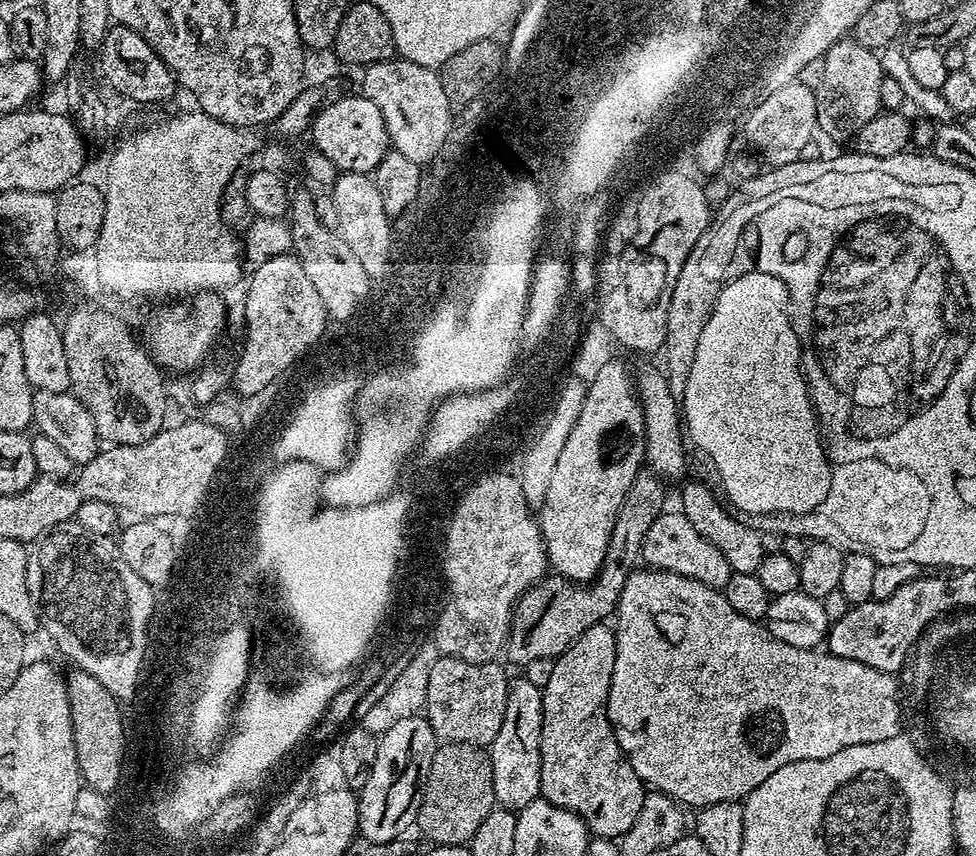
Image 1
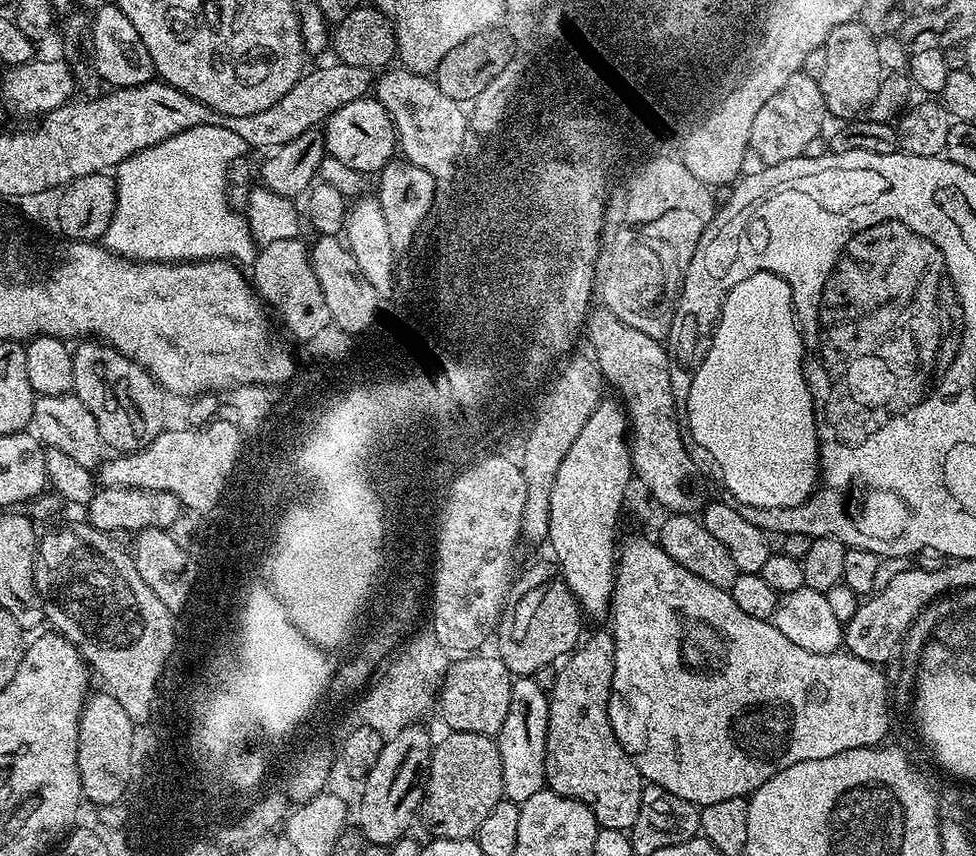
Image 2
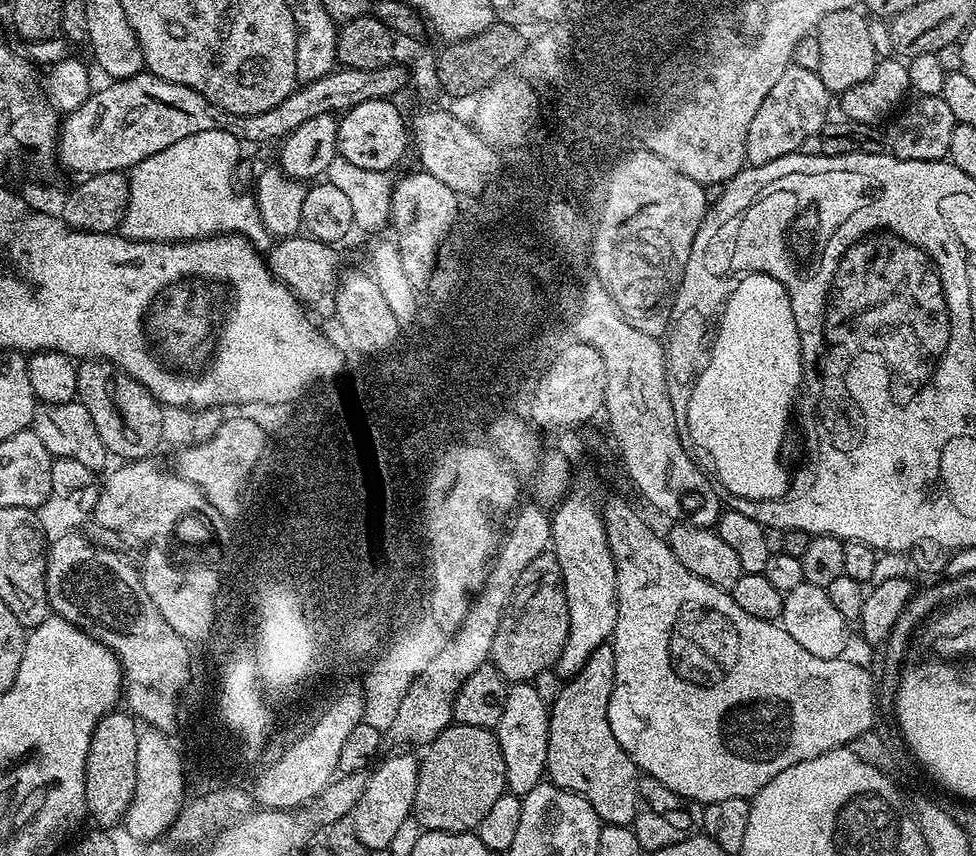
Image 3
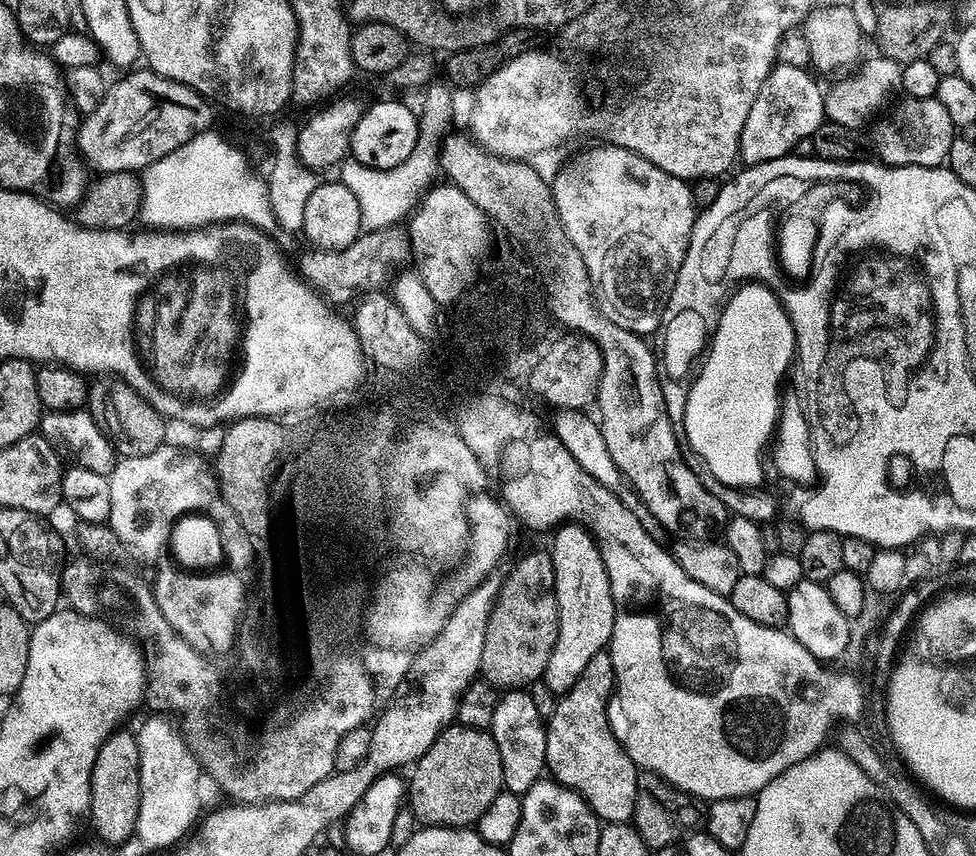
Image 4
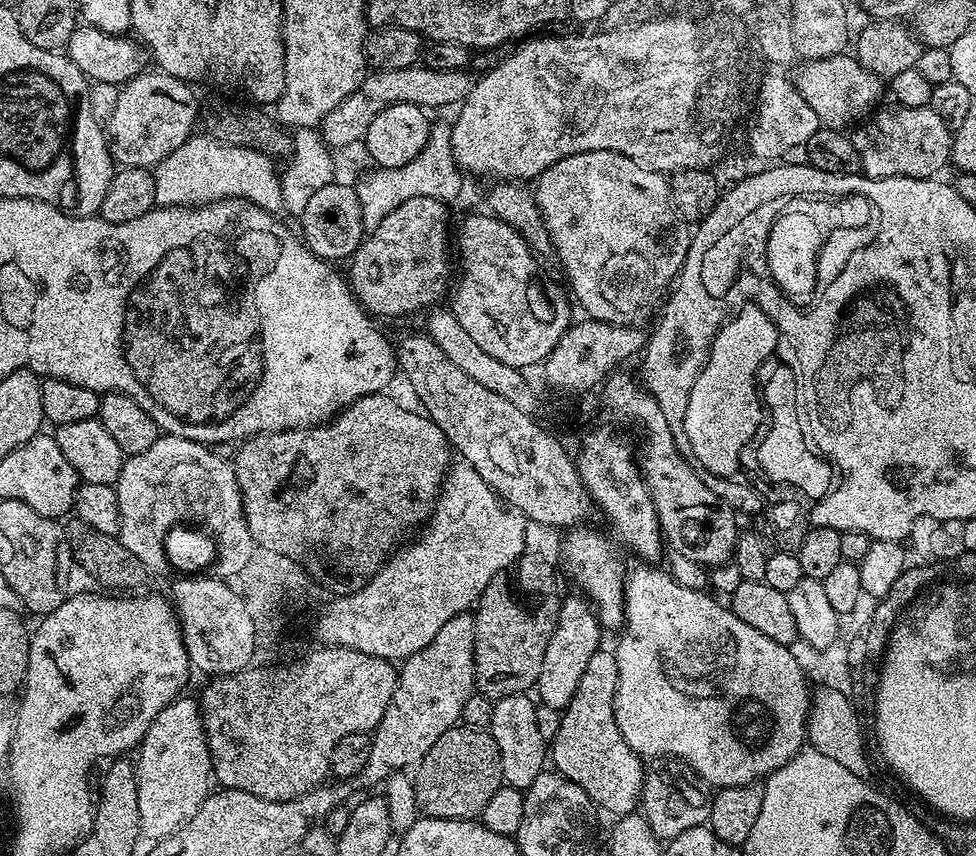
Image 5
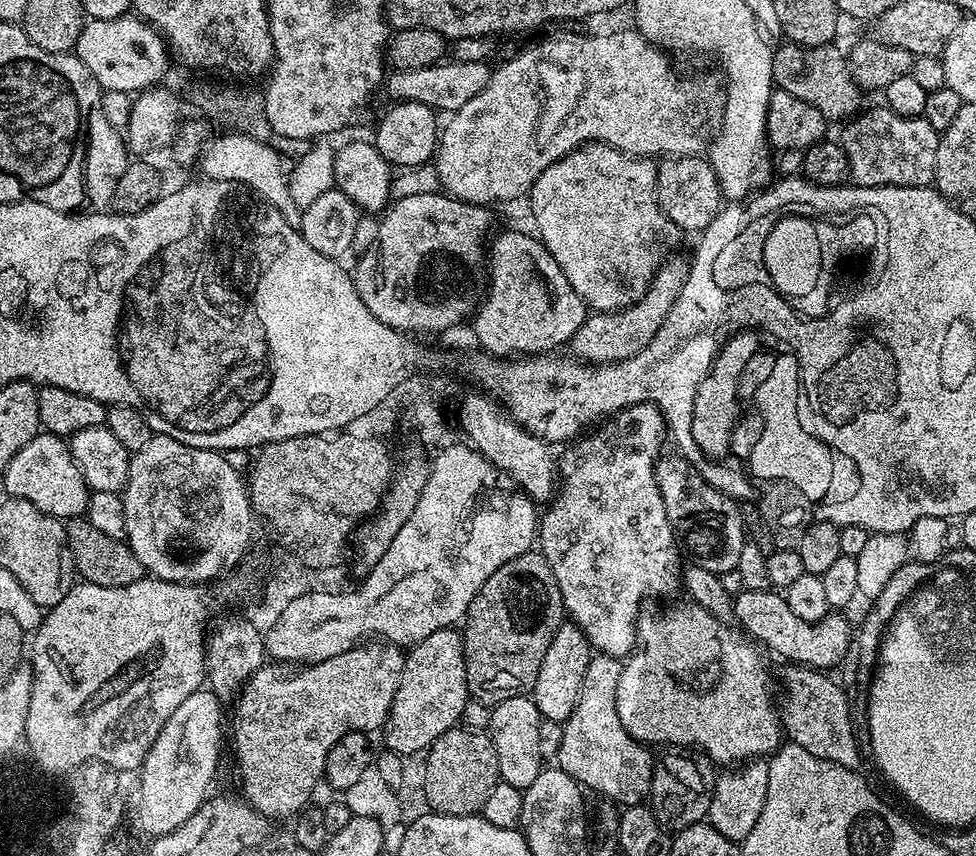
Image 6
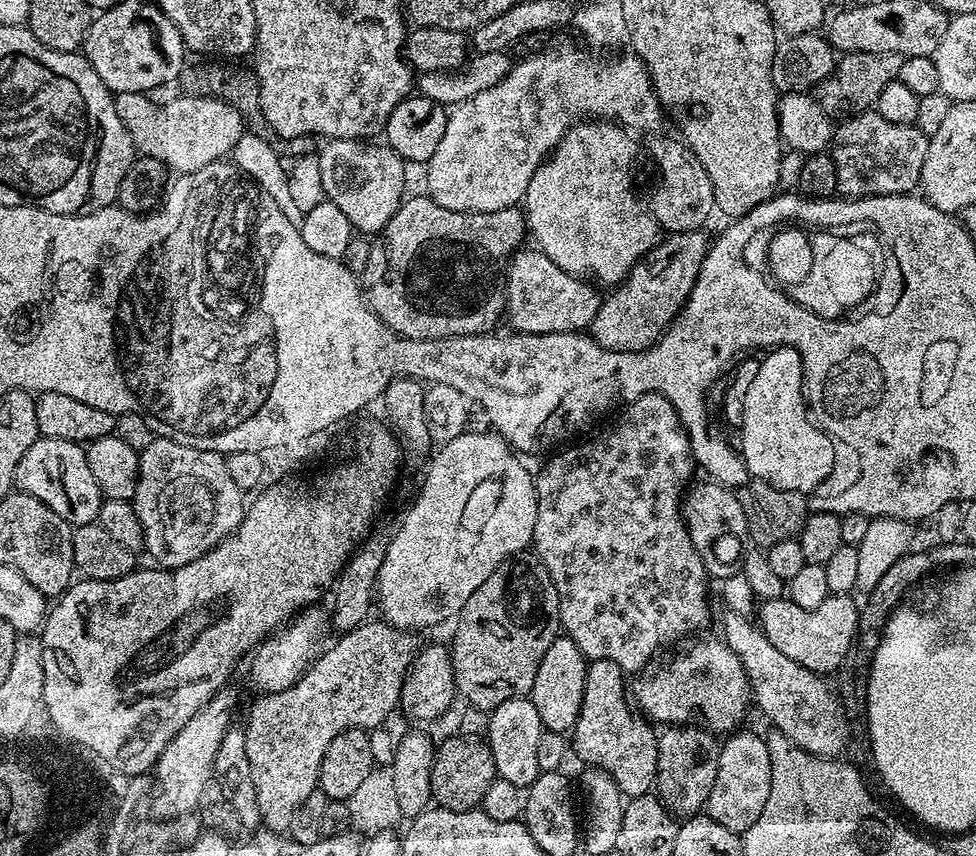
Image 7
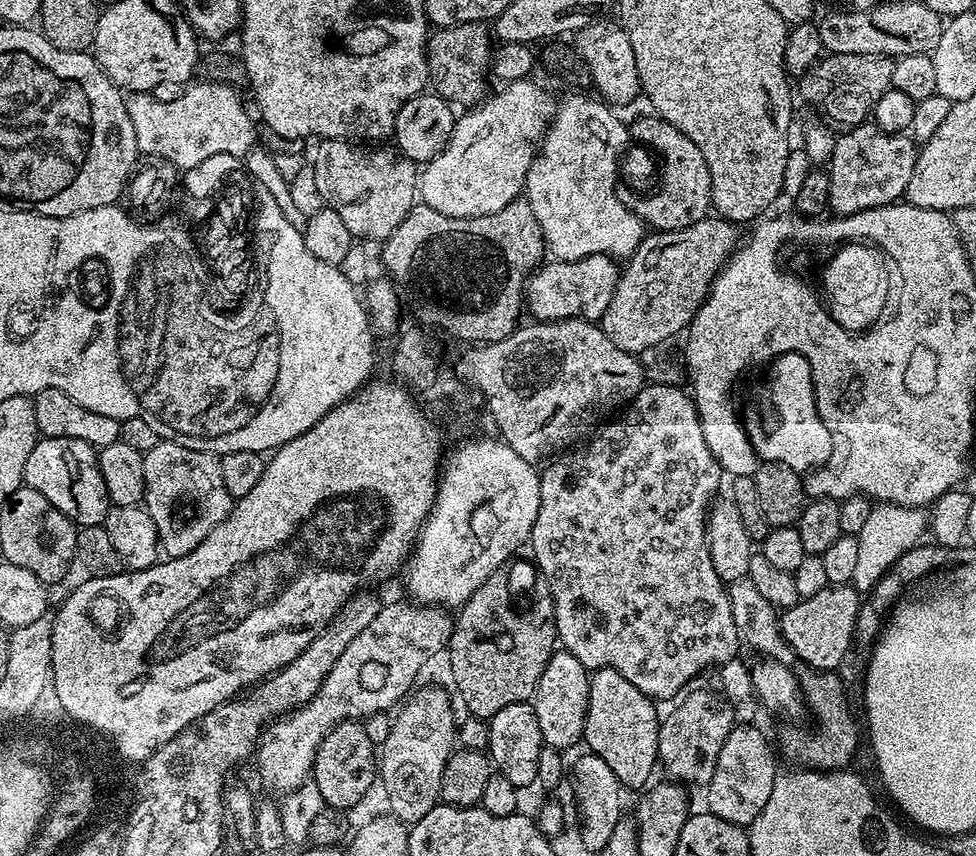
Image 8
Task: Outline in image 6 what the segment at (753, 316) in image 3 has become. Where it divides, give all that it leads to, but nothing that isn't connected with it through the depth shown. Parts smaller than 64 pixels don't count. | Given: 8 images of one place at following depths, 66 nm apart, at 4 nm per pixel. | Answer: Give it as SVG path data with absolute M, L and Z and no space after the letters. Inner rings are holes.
M745 330L731 336L724 343L724 349L712 361L712 369L698 386L692 411L692 433L694 442L698 442L705 456L727 457L724 455L732 444L732 431L736 428L736 415L740 412L740 404L736 401L740 396L740 379L743 378L748 363L756 356L756 336L757 333L752 330Z

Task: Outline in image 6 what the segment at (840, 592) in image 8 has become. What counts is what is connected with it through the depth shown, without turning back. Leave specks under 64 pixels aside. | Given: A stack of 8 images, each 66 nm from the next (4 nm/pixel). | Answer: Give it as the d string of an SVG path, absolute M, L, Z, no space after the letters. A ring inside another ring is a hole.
M744 588L735 593L732 606L735 612L735 623L753 641L765 649L768 647L774 655L781 656L784 662L791 662L793 665L805 665L819 670L831 670L832 667L835 669L852 645L854 628L851 623L848 625L844 614L832 610L816 624L802 622L802 618L798 618L798 614L790 610L787 599L776 590Z

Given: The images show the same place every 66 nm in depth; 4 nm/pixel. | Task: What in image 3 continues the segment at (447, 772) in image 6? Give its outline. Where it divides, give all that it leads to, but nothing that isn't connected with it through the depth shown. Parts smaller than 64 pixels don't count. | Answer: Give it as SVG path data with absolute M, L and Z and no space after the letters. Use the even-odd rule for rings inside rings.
M453 722L423 752L412 816L426 832L472 832L508 786L506 762L495 731Z

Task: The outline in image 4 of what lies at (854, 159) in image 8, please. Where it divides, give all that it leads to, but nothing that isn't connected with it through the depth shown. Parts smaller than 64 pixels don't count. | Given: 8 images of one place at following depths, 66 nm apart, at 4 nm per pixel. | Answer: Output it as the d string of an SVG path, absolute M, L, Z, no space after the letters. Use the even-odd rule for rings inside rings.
M935 97L930 99L905 99L887 118L880 119L870 138L879 161L888 167L918 165L927 168L941 167L948 157L950 146L956 139L956 129L950 114Z

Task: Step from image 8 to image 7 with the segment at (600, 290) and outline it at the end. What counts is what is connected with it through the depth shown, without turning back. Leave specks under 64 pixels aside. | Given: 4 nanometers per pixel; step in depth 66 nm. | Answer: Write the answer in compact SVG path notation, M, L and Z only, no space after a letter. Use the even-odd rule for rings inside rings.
M521 249L509 261L505 281L506 318L513 331L524 333L564 333L583 331L600 309L601 293L587 279L562 270L544 252Z

